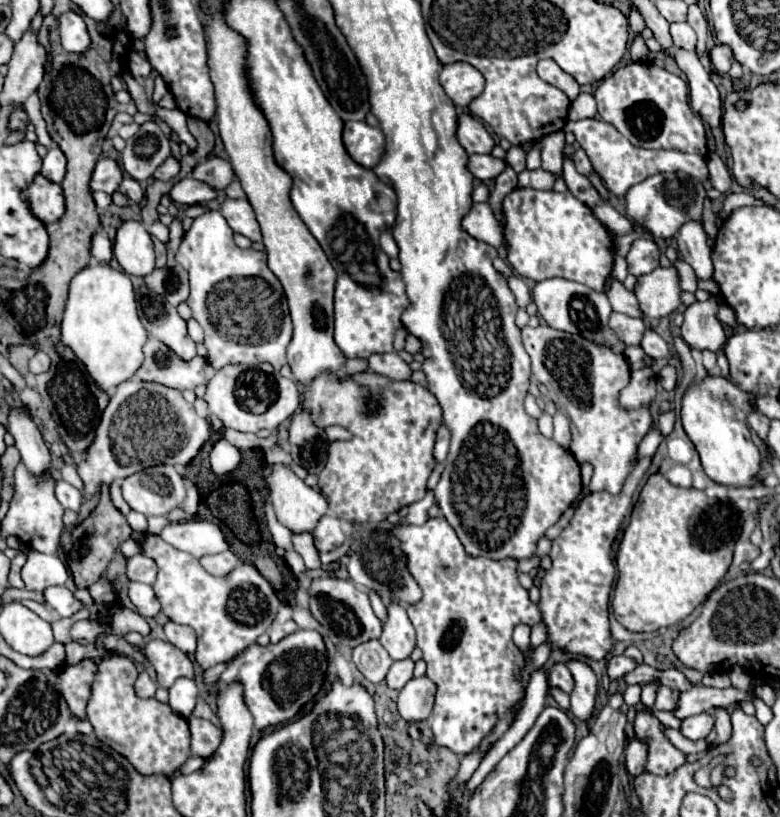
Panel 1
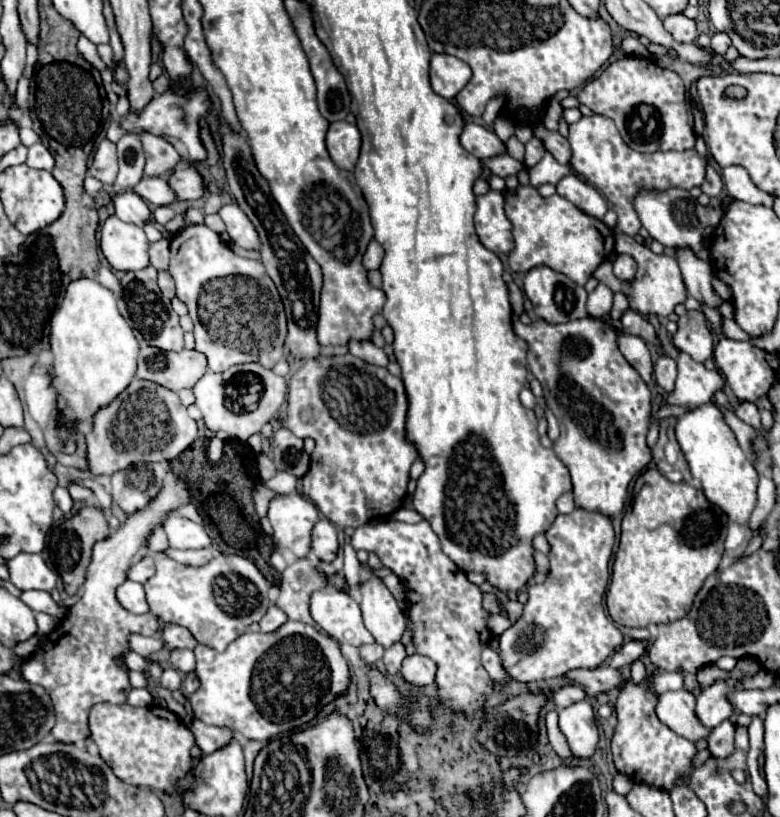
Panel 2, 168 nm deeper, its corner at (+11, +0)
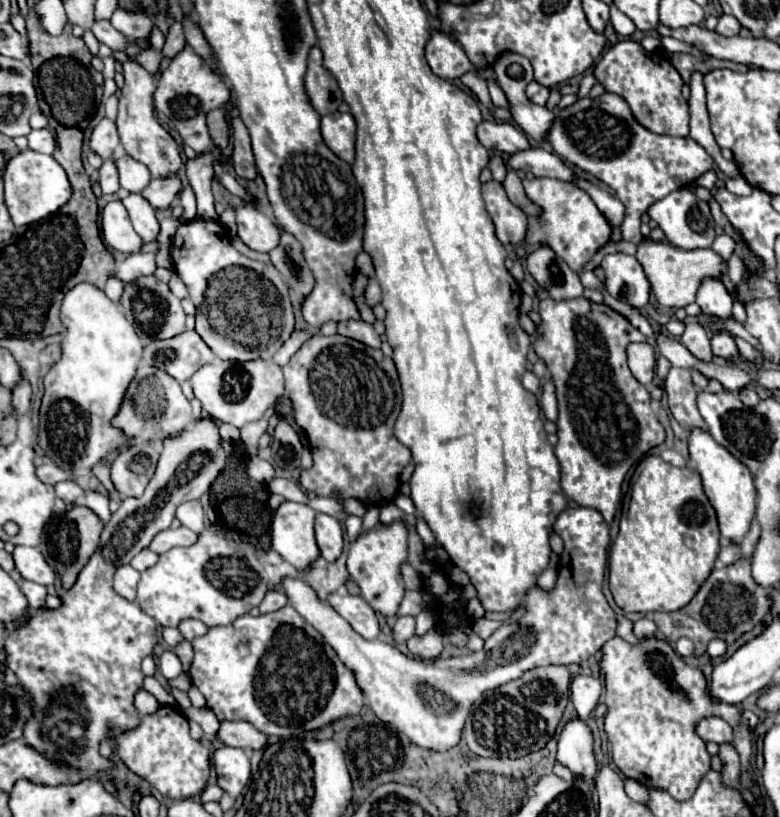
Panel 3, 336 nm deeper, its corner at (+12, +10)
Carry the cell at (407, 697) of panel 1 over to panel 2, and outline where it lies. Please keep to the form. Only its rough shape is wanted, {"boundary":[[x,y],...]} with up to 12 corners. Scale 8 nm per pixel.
{"boundary":[[406,656],[402,674],[408,682],[434,682],[436,664],[428,656]]}

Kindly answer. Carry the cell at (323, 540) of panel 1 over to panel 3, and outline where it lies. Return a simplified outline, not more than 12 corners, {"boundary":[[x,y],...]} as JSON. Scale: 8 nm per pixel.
{"boundary":[[317,514],[315,536],[321,556],[333,562],[343,550],[337,518]]}

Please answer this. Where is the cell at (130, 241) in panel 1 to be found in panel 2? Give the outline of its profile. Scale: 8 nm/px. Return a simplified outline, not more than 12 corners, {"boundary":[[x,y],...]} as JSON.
{"boundary":[[110,216],[100,248],[114,270],[148,266],[142,228]]}

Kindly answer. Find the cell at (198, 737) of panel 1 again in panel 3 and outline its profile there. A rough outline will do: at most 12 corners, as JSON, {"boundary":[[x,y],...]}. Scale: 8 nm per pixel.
{"boundary":[[221,722],[225,746],[263,748],[267,736],[249,722]]}

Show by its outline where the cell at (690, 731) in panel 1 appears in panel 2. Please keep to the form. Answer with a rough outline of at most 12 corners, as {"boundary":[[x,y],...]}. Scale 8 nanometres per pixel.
{"boundary":[[716,680],[700,692],[696,714],[704,726],[734,716],[734,688]]}

